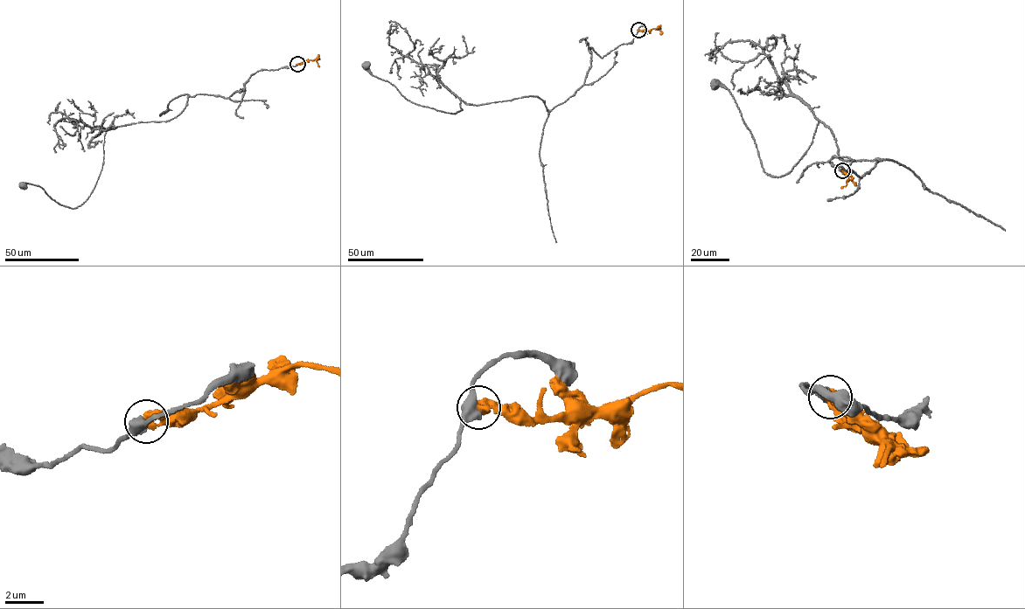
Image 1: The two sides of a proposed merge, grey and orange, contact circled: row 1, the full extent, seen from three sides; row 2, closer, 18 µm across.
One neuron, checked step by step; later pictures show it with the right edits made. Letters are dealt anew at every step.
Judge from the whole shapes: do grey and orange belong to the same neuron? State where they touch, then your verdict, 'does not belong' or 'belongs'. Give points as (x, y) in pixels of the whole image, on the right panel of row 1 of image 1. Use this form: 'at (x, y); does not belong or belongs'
at (842, 170); does not belong

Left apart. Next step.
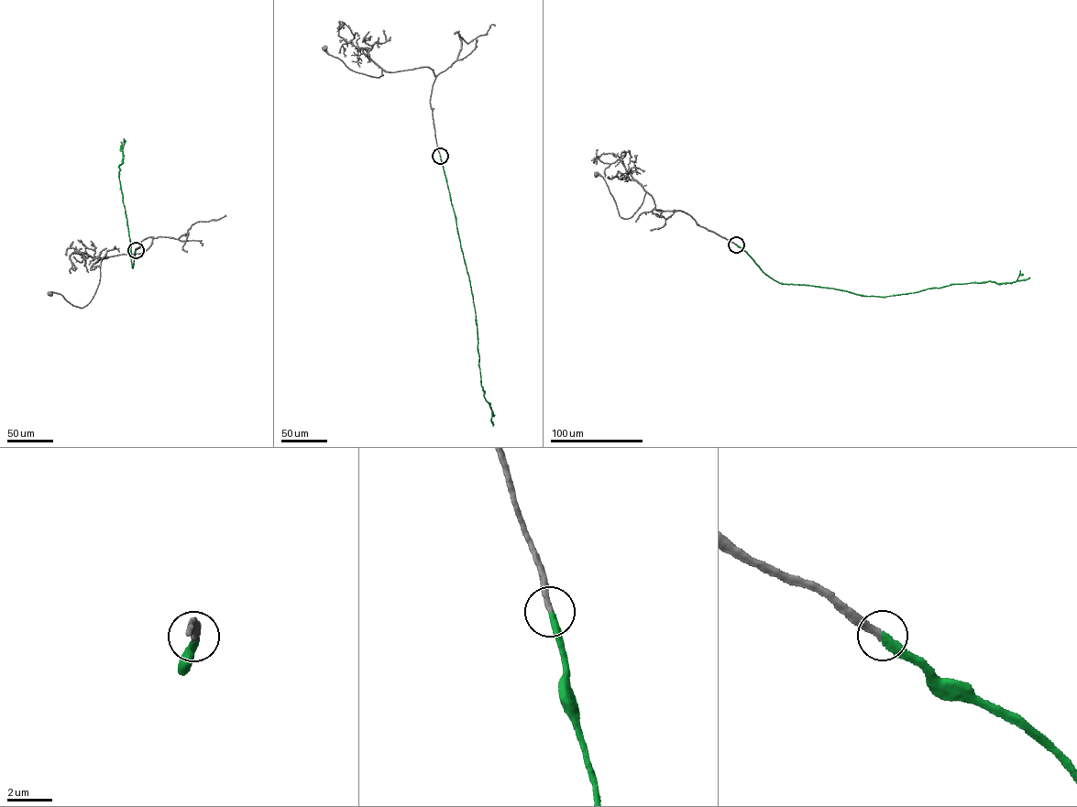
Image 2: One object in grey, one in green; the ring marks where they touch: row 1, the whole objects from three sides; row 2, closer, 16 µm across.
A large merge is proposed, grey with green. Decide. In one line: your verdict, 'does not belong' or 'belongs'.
belongs

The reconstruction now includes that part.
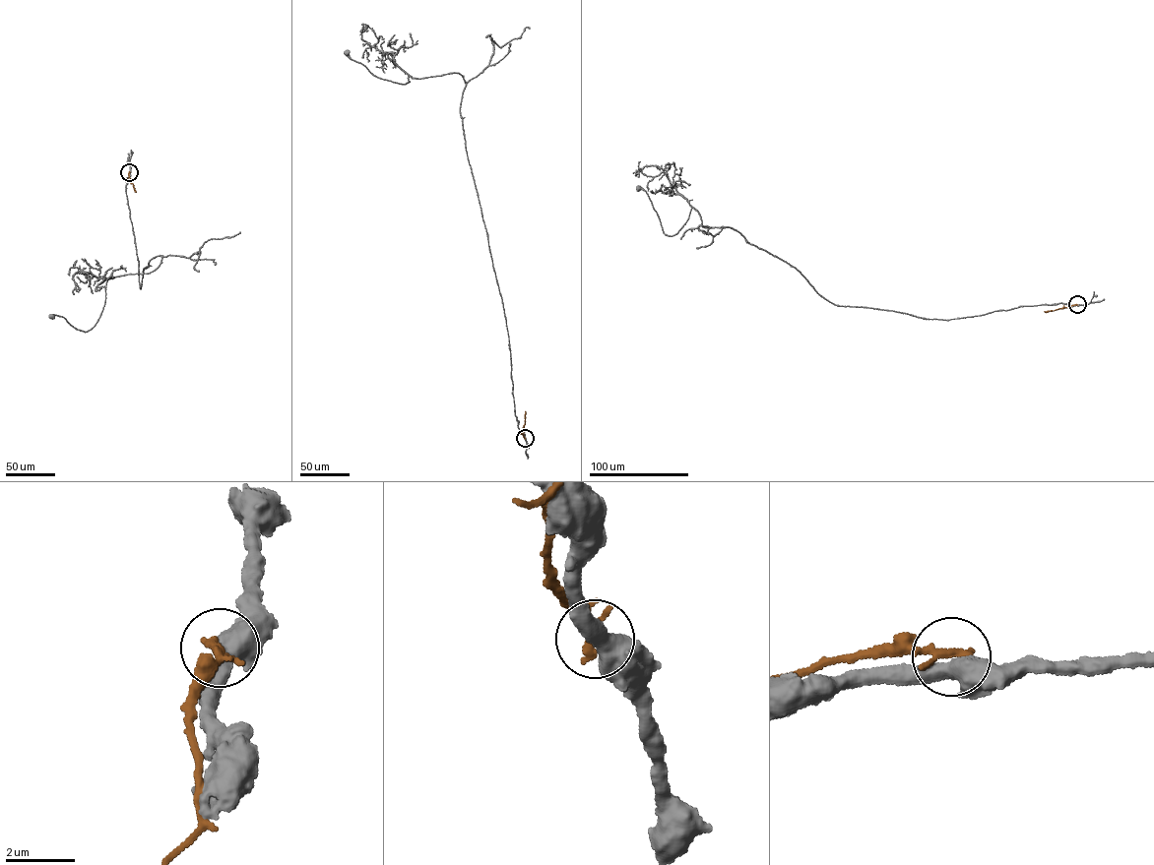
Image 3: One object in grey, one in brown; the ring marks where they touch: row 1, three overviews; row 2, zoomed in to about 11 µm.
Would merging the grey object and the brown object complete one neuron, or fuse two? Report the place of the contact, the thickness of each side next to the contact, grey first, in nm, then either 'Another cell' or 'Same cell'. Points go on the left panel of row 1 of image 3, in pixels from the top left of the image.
Place: (129, 172). Thickness 550 nm (grey) against 280 nm. Another cell

